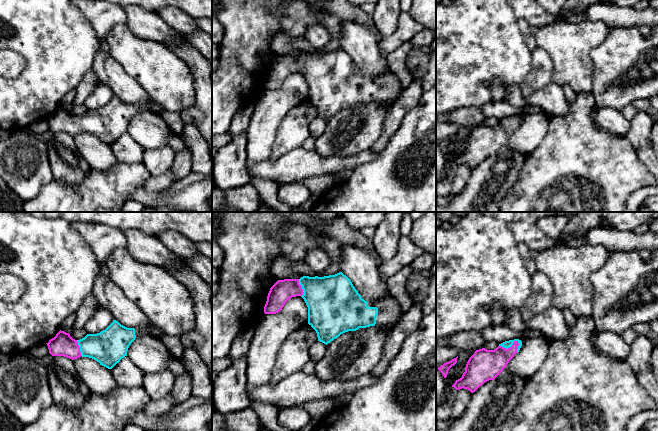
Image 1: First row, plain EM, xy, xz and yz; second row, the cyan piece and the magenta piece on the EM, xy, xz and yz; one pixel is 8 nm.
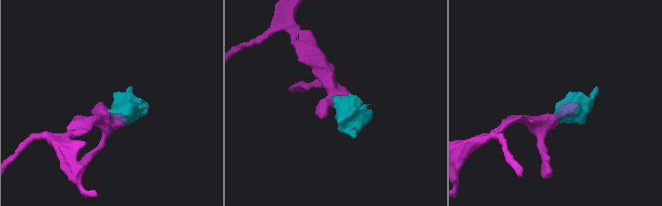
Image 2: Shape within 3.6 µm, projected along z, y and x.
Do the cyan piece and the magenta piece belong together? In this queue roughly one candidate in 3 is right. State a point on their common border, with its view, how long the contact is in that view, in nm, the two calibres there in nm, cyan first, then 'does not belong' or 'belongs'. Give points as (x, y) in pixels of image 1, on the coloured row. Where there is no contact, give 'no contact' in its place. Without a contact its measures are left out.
meets cyan in yz at (509, 346); contact 170 nm long; 60 nm thick on the cyan side, 240 nm on the other; belongs

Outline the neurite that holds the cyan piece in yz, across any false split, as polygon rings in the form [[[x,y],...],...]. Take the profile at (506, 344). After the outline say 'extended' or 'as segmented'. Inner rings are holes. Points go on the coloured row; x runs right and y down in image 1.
[[[514,339],[499,344],[494,350],[476,350],[469,358],[462,377],[456,380],[452,387],[475,392],[485,382],[494,380],[519,352],[521,346],[522,341]]]; extended

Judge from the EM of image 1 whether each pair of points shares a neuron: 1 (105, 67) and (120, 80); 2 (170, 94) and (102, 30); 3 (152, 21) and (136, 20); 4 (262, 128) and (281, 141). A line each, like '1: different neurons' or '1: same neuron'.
1: same neuron
2: different neurons
3: same neuron
4: different neurons

